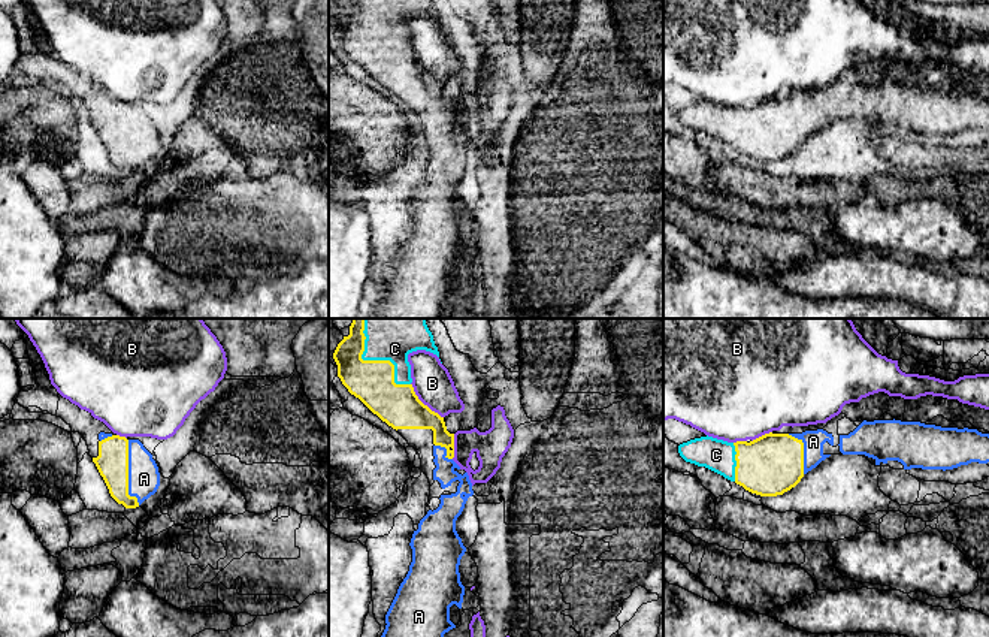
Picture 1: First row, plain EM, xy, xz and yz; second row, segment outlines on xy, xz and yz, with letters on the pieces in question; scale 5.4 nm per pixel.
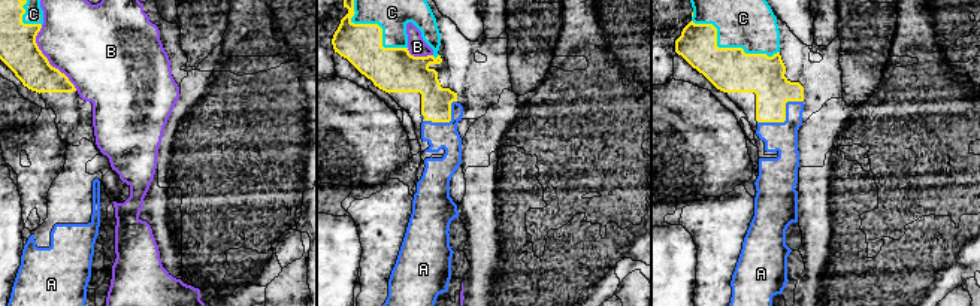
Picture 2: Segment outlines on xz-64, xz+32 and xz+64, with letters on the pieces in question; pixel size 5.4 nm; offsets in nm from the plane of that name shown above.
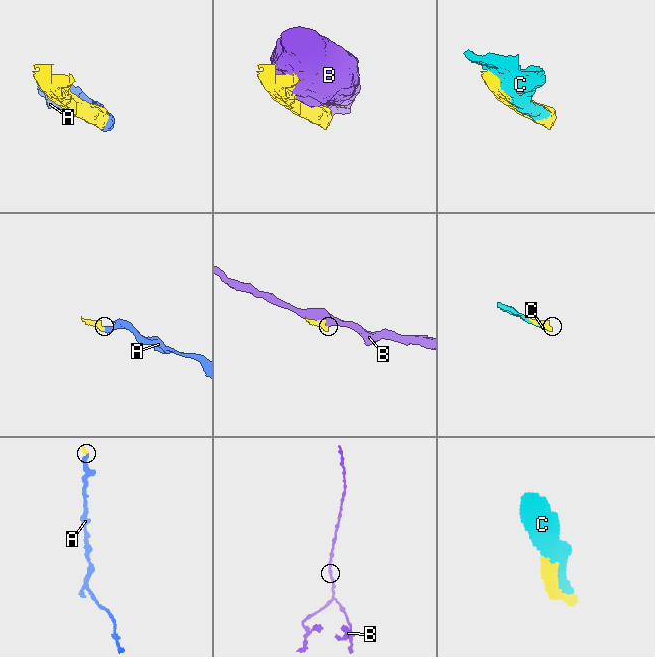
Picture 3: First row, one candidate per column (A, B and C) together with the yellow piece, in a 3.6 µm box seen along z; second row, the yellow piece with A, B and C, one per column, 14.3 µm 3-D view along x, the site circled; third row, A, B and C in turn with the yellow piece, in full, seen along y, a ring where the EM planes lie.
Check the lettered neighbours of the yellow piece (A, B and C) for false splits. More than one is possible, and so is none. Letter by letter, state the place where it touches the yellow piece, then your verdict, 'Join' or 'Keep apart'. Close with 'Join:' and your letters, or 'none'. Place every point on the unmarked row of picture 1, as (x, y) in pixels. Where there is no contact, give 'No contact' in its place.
A: Touches yellow at xy (127, 139). Join
B: Touches yellow at xz (422, 68). Keep apart
C: Touches yellow at xz (383, 26). Join
Join: A, C

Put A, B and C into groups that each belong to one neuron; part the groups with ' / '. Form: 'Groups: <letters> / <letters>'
Groups: A C / B

